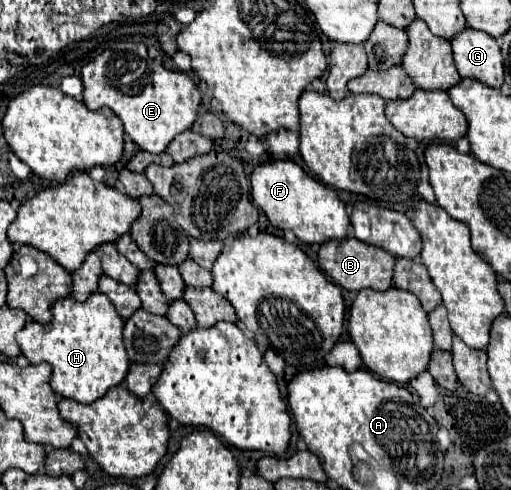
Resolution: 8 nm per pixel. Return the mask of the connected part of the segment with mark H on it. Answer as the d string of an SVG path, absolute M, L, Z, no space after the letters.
M90 293L84 303L64 297L52 303L54 319L46 325L28 321L20 333L16 333L18 347L30 363L50 363L52 377L50 387L68 399L80 403L92 403L100 399L110 387L118 385L128 371L128 355L122 343L124 319L112 309L112 303L104 293Z

